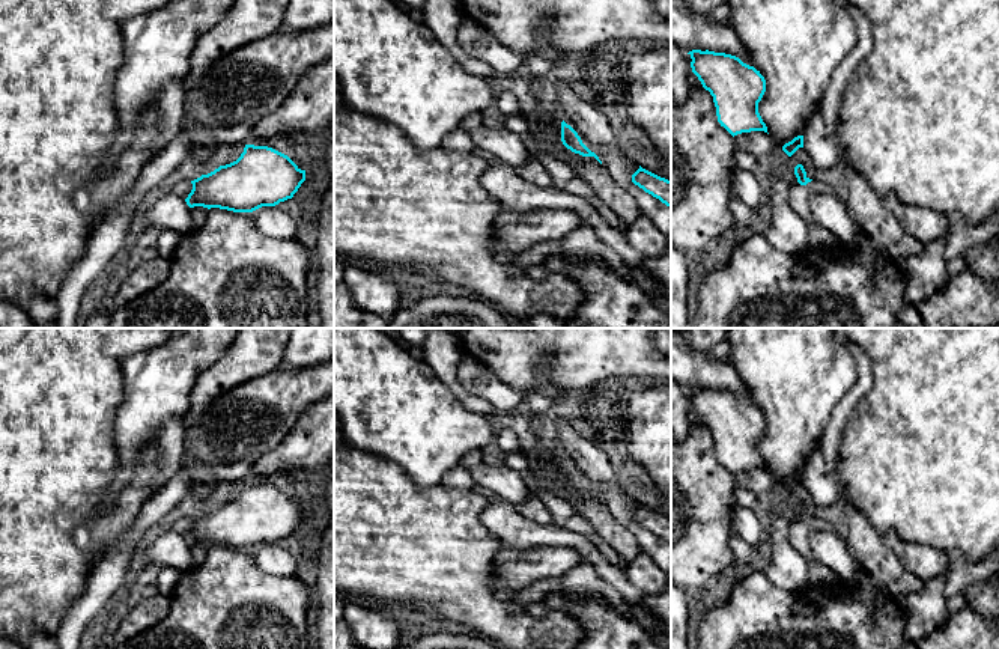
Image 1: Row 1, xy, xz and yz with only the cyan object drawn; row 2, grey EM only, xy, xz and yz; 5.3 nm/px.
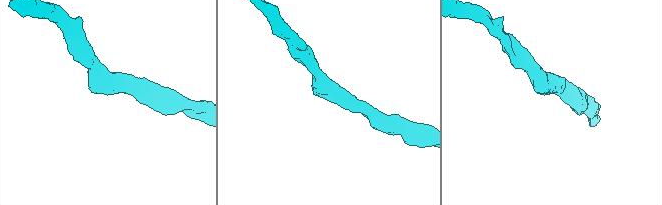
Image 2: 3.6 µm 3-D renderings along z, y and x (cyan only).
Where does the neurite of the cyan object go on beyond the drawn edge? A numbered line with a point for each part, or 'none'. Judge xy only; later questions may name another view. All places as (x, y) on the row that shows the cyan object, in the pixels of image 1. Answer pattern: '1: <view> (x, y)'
1: xy (170, 211)

